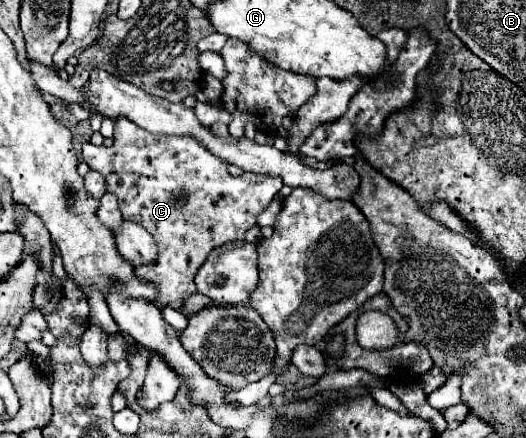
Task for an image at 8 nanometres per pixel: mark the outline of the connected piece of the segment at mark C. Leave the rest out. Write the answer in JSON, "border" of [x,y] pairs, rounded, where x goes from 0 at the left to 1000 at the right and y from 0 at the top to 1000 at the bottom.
{"border":[[[241,269],[219,279],[219,329],[211,338],[177,333],[173,324],[158,329],[158,370],[173,388],[184,388],[200,402],[207,420],[203,434],[222,443],[226,452],[226,479],[234,498],[268,511],[276,525],[283,525],[283,534],[291,534],[298,553],[298,598],[283,607],[260,607],[257,626],[298,648],[302,699],[321,699],[375,667],[367,635],[382,603],[394,594],[397,575],[432,553],[462,548],[466,530],[485,511],[485,493],[492,493],[500,475],[538,429],[534,406],[504,397],[462,393],[458,402],[443,406],[432,393],[432,370],[394,347],[375,320],[348,311],[287,306],[279,297],[268,297]]]}

